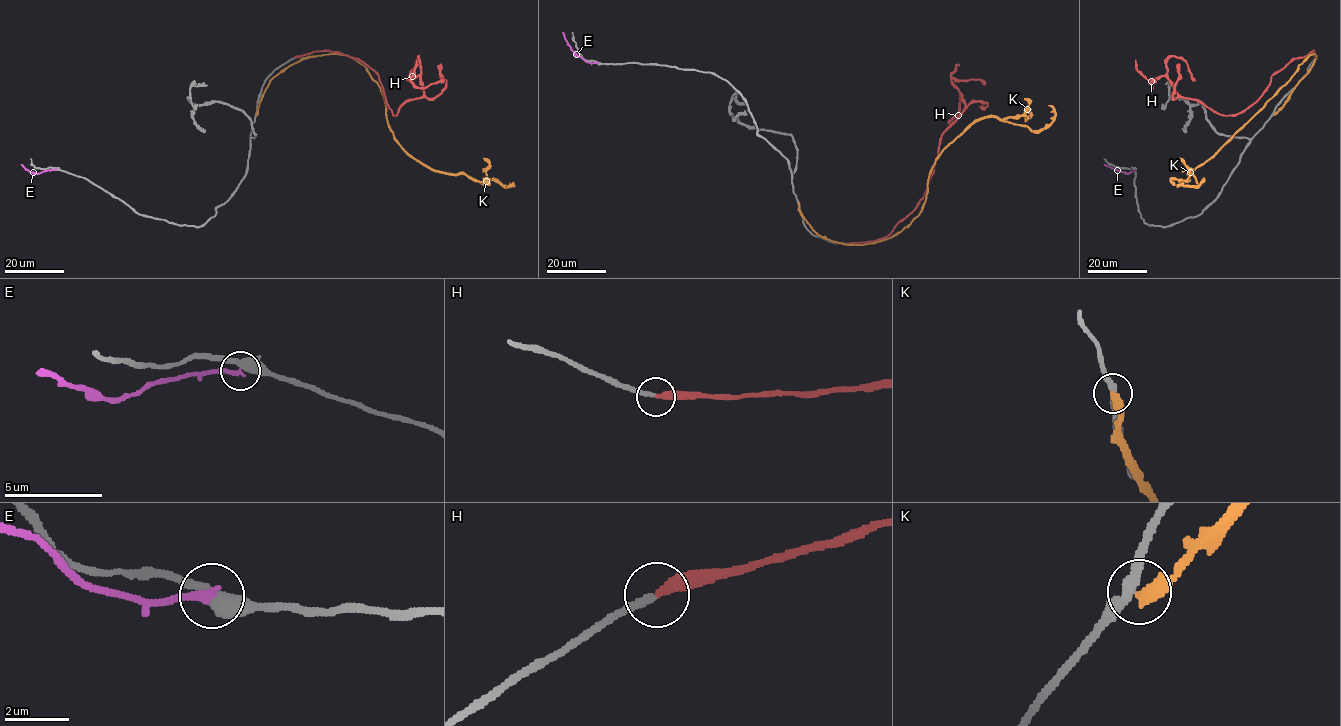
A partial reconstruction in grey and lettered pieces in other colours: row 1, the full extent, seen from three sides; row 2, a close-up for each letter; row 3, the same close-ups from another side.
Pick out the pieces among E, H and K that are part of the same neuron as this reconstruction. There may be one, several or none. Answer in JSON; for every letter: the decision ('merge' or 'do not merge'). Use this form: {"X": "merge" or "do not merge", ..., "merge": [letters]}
{"E": "do not merge", "H": "merge", "K": "do not merge", "merge": ["H"]}

